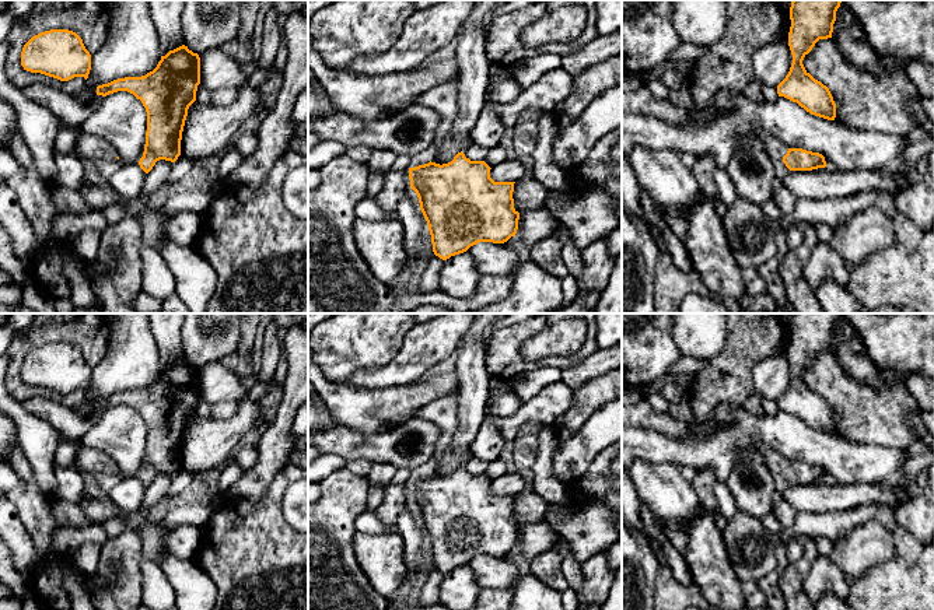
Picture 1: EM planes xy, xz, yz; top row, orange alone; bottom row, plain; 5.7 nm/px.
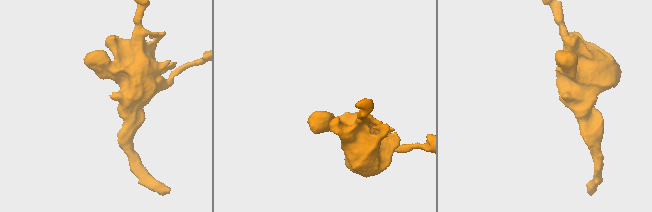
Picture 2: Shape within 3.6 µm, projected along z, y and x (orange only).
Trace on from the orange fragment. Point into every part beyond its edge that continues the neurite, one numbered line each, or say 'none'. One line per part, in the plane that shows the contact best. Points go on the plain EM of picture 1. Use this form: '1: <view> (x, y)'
1: yz (775, 462)

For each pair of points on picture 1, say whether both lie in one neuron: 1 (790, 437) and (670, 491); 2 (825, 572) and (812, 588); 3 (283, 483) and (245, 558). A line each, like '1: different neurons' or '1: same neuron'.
1: different neurons
2: same neuron
3: same neuron

